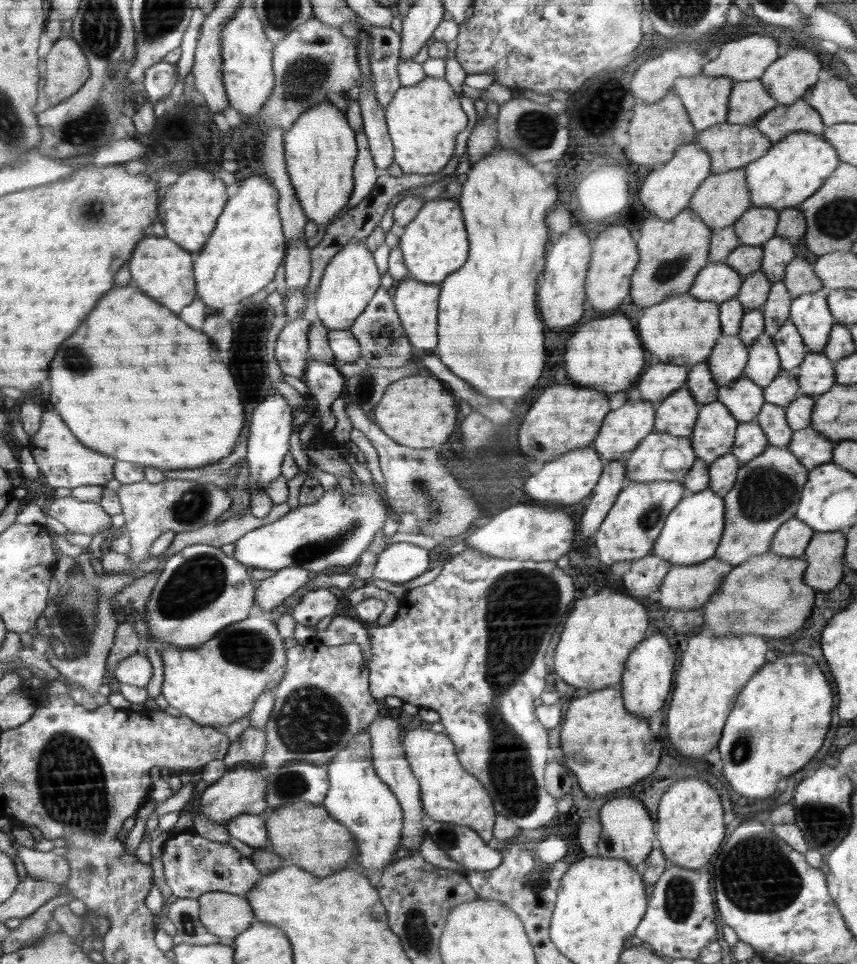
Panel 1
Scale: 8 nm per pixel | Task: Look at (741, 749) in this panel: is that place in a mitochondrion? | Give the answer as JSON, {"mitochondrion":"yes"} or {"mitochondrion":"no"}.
{"mitochondrion":"yes"}

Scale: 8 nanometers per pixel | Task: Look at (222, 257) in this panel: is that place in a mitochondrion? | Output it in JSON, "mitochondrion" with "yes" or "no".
{"mitochondrion":"no"}

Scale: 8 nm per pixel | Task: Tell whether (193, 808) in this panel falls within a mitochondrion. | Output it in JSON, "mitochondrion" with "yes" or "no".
{"mitochondrion":"no"}

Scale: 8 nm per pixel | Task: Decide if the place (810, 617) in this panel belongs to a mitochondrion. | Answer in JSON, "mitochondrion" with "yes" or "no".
{"mitochondrion":"no"}

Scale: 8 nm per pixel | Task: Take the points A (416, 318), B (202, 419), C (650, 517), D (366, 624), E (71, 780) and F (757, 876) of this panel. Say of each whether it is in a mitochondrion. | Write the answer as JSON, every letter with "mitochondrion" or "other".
{"A":"other","B":"other","C":"mitochondrion","D":"other","E":"mitochondrion","F":"mitochondrion"}

